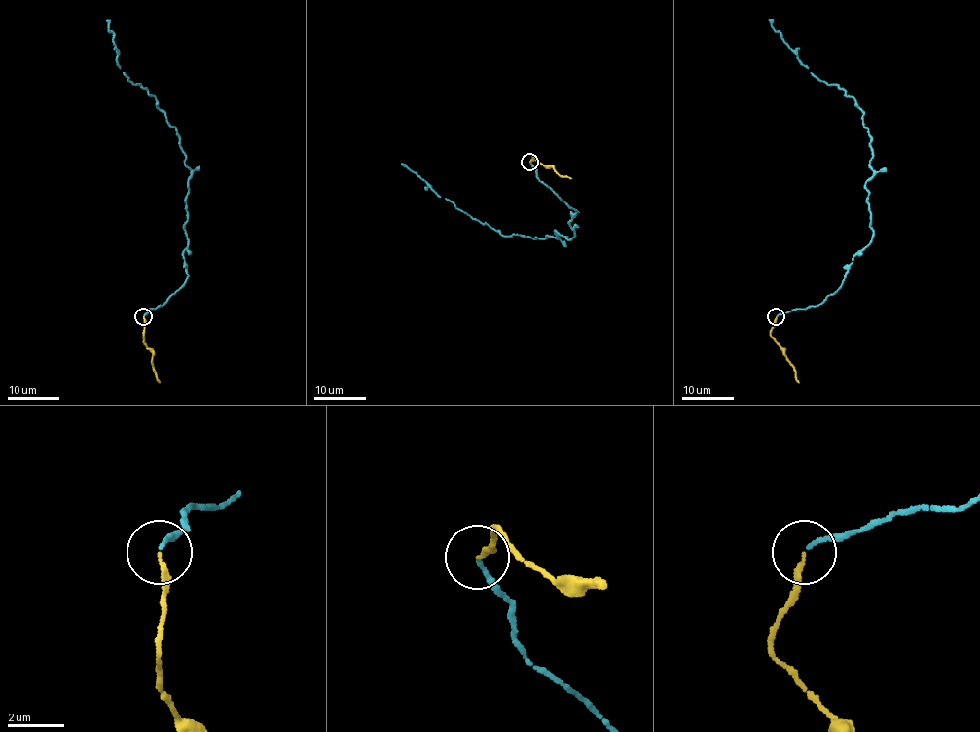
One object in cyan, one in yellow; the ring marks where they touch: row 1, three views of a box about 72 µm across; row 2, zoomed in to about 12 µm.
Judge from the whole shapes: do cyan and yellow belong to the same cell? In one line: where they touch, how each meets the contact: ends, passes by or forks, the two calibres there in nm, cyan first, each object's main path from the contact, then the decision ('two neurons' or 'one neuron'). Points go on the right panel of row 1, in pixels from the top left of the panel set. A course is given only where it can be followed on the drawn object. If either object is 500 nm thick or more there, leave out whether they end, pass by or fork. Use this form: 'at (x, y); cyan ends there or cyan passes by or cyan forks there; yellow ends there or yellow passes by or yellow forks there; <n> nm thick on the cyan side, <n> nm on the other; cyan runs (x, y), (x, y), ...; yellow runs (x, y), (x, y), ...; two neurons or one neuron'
at (776, 316); cyan ends there; yellow ends there; 130 nm thick on the cyan side, 180 nm on the other; cyan runs (777, 315), (838, 290), (870, 243), (865, 183), (873, 172), (856, 100), (813, 74), (768, 20); yellow runs (777, 317), (771, 337), (793, 367), (798, 383); one neuron

